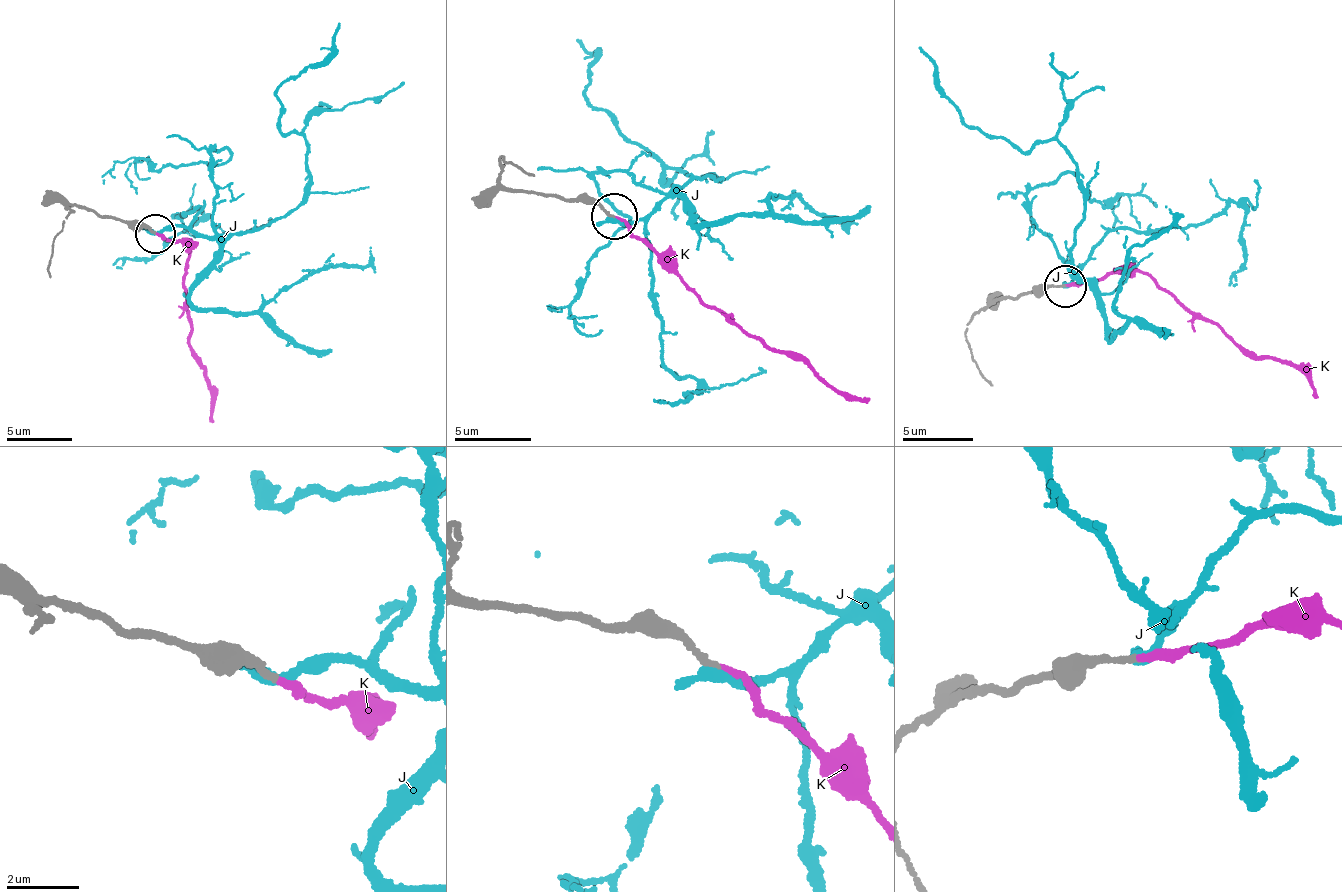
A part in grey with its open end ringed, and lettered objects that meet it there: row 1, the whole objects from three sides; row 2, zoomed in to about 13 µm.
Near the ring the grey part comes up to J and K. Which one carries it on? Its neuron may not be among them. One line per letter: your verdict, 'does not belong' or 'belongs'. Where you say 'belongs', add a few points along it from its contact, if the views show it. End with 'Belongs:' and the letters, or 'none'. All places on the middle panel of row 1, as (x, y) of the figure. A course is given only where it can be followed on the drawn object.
J: does not belong
K: belongs; course (613, 215), (656, 247), (690, 292), (848, 398), (869, 400)
Belongs: K

